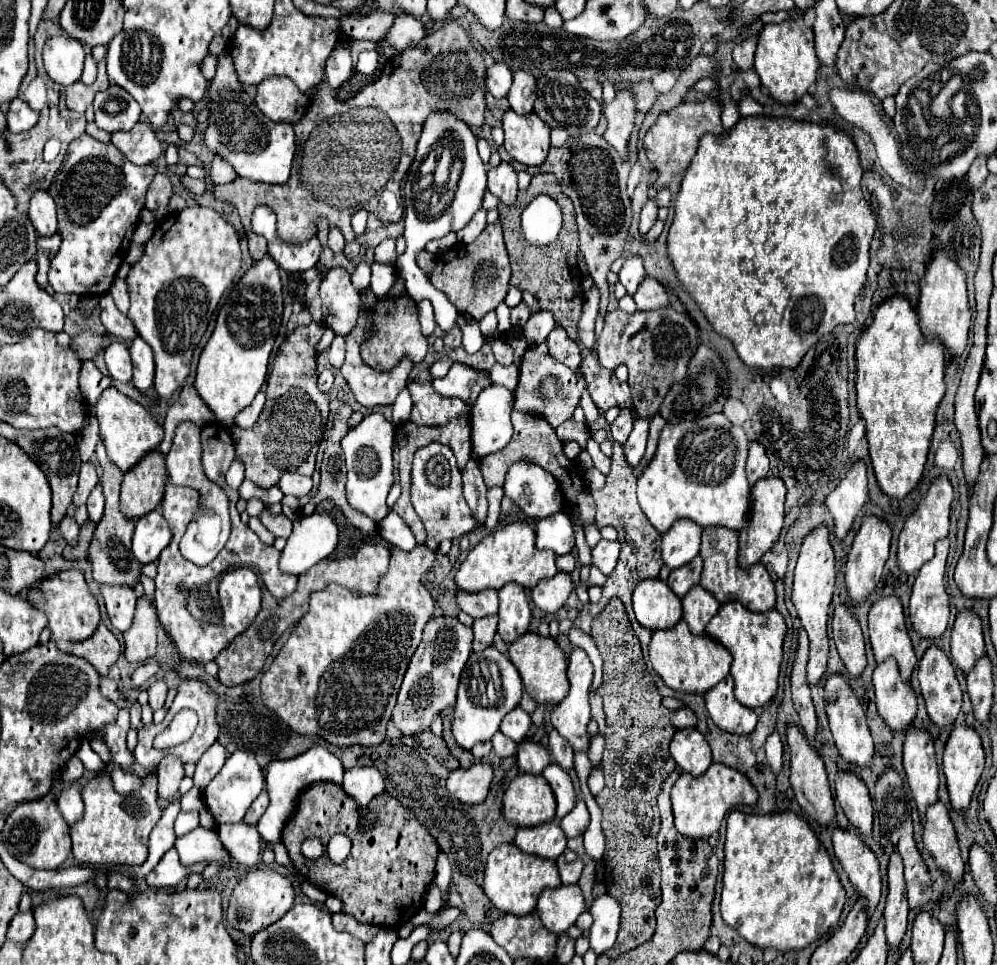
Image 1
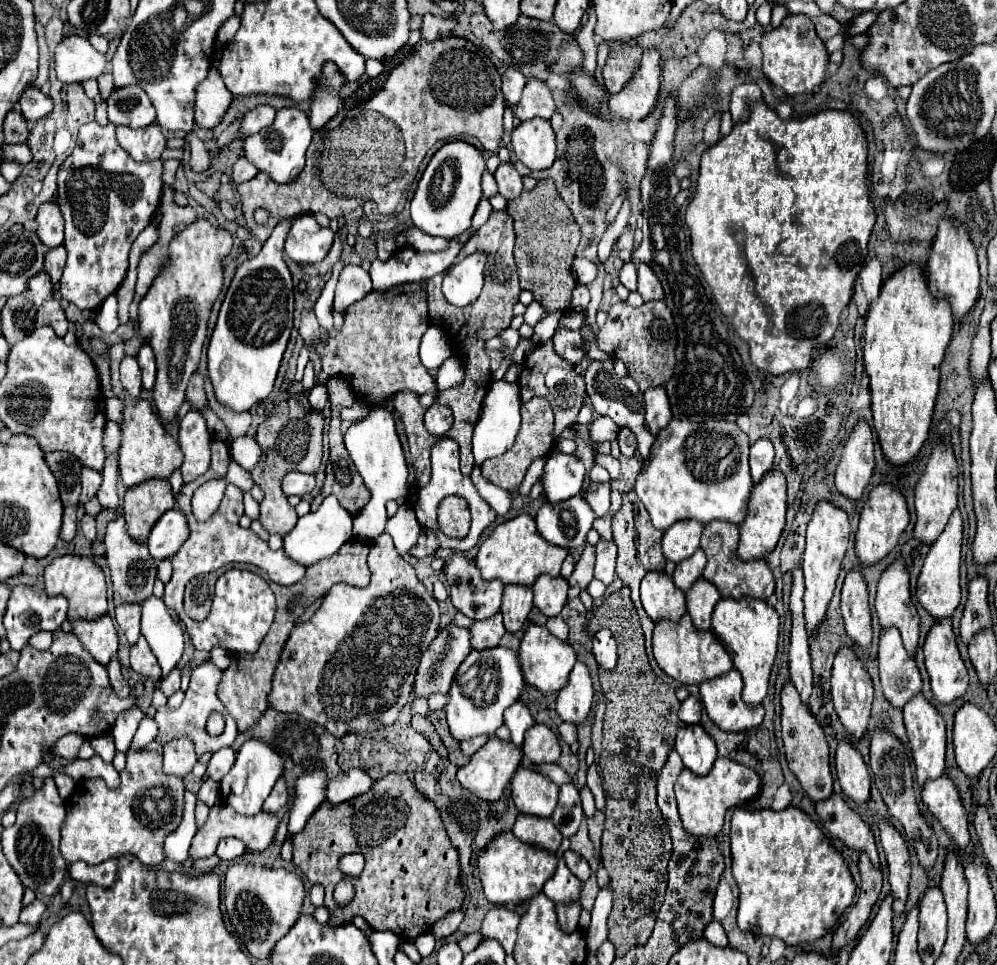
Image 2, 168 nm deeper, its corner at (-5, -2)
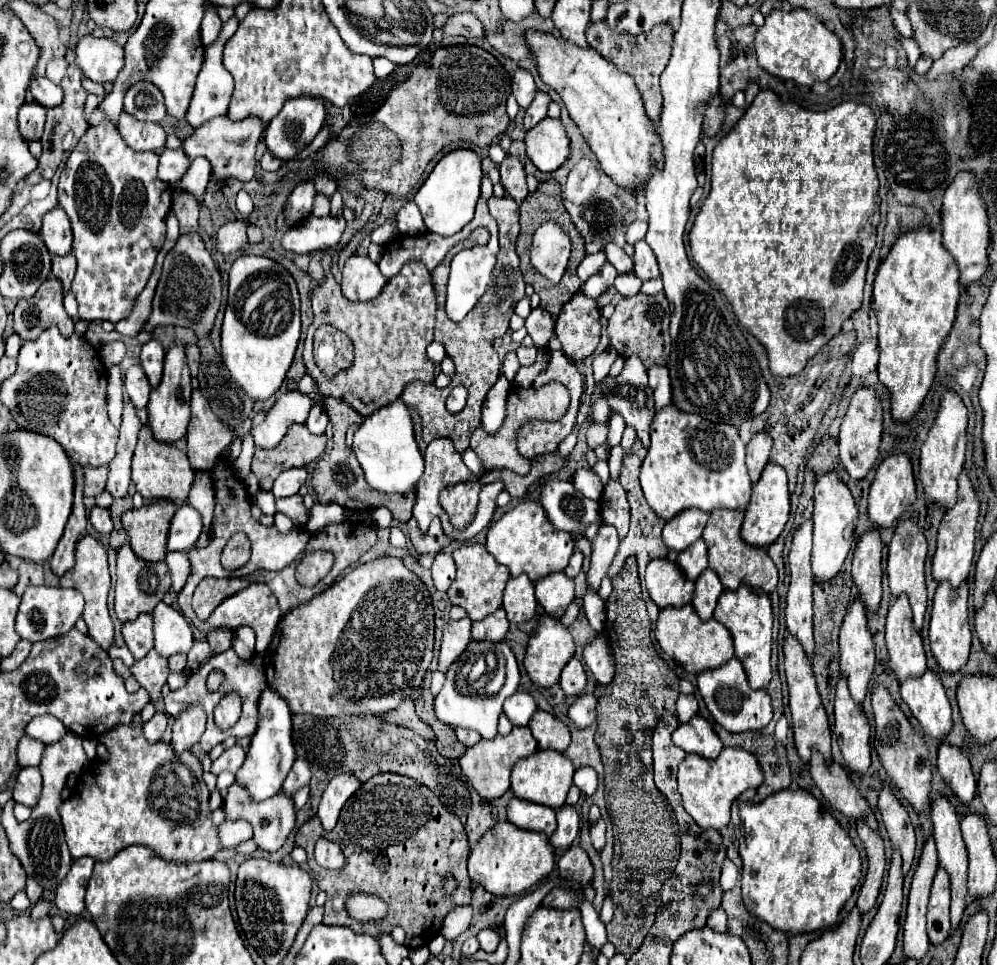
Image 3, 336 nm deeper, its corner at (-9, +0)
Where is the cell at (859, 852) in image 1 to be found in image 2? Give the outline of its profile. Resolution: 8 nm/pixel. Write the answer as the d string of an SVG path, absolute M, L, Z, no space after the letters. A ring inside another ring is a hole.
M832 794L832 798L828 798L826 802L818 802L816 812L832 838L840 840L842 844L846 844L846 848L858 854L866 852L872 864L880 868L880 858L872 830L838 794Z

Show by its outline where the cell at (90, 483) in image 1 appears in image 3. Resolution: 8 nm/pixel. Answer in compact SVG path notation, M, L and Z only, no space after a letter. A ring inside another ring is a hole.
M84 466L84 496L98 496L106 488L108 466L88 468Z

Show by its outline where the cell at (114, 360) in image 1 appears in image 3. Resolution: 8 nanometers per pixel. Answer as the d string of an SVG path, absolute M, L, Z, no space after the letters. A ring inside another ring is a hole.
M130 366L128 372L126 372L126 378L124 378L124 388L130 396L130 402L140 410L140 408L146 408L148 404L148 396L150 396L150 384L148 384L148 378L142 370L142 366Z

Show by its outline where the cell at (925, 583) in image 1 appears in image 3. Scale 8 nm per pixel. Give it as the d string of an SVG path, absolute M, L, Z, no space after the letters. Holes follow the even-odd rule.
M962 470L960 480L958 480L958 500L952 508L948 508L948 512L944 514L940 528L938 528L938 548L936 548L936 554L932 560L932 576L936 582L948 580L954 588L958 588L966 580L966 576L970 572L972 558L974 558L978 514L980 514L980 498L974 492L968 470Z

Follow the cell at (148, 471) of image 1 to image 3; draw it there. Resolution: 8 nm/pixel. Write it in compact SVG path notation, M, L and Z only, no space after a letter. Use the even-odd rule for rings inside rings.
M152 502L150 506L142 506L142 508L132 508L128 510L124 516L122 516L122 524L124 524L124 530L128 532L128 542L130 542L130 548L134 550L134 554L142 560L148 560L148 562L160 562L166 558L166 540L168 540L168 528L170 528L170 522L172 522L172 516L176 512L176 506L172 502Z

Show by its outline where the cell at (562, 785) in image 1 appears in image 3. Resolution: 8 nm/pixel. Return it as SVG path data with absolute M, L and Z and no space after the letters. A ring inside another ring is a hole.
M574 806L558 810L556 816L558 816L558 828L550 836L550 844L552 844L552 848L568 848L574 842L574 838L578 836L580 818L578 818Z

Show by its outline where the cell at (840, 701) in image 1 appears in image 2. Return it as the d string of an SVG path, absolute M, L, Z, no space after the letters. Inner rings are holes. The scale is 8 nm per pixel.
M842 648L836 654L834 668L832 668L832 702L846 734L852 740L862 740L868 734L868 720L872 710L872 682L866 668L850 648Z

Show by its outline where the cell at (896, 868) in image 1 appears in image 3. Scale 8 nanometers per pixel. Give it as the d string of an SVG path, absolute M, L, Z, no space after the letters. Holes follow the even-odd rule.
M890 786L880 788L878 810L882 812L884 826L888 830L892 846L896 846L902 852L904 874L906 874L914 860L914 828L912 828L910 816L906 812L906 808L900 804L900 800L894 796Z

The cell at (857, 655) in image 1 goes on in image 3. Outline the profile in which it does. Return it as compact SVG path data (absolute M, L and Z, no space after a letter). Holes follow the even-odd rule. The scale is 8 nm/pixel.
M876 526L858 540L852 560L852 576L860 590L858 598L864 602L866 610L878 610L882 598L882 540Z

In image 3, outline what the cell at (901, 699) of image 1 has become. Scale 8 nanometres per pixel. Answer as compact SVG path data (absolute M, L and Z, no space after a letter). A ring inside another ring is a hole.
M894 596L886 618L886 646L890 652L890 668L898 680L920 676L926 670L926 652L922 636L912 628L912 610L906 596Z

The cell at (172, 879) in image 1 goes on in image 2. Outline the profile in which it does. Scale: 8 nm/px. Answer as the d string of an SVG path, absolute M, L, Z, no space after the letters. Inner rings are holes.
M216 804L210 814L206 824L196 832L192 846L190 846L190 860L198 860L198 858L210 858L212 854L216 854L216 840L220 840L222 836L234 836L238 840L242 840L246 844L246 850L250 852L264 852L276 834L276 826L278 826L278 818L274 814L256 814L256 816L240 816L236 814L232 808L224 806L224 804Z

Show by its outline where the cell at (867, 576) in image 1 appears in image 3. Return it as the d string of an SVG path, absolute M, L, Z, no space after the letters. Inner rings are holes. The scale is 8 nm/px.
M894 452L886 456L876 468L876 476L870 486L868 512L870 512L872 524L878 528L886 528L894 524L906 512L906 508L912 506L914 500L916 500L916 482L914 482L914 470L912 470L910 456L904 452Z

